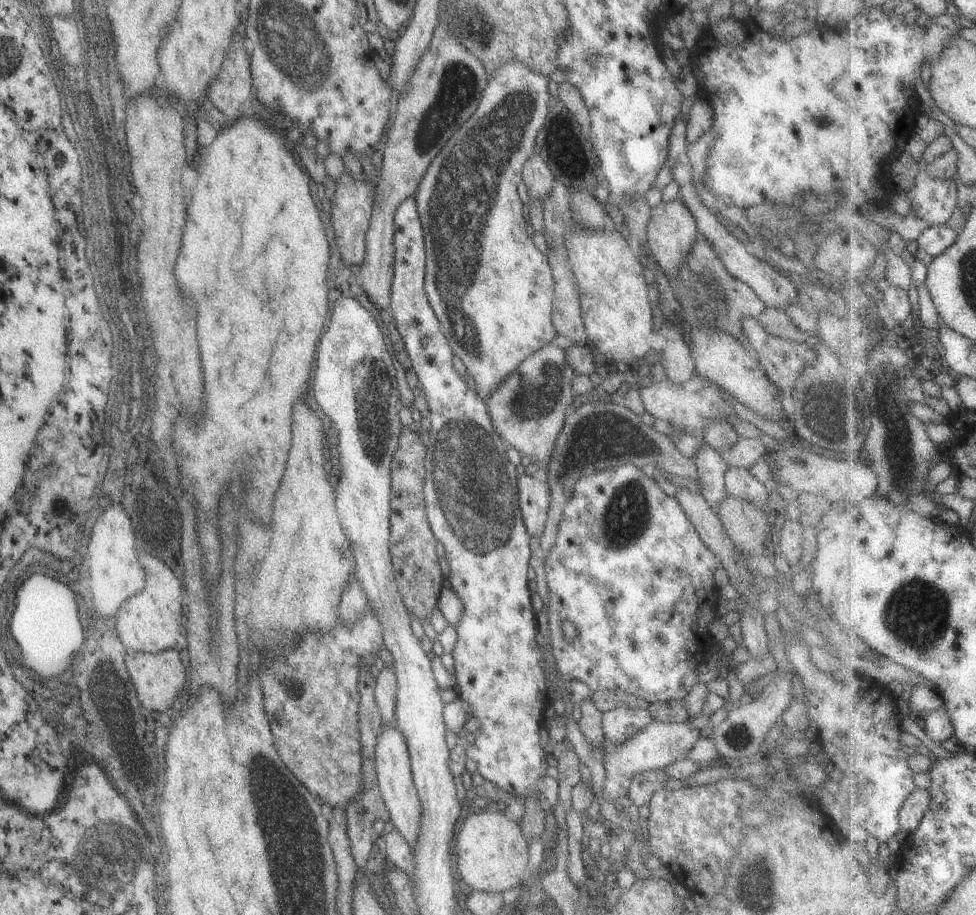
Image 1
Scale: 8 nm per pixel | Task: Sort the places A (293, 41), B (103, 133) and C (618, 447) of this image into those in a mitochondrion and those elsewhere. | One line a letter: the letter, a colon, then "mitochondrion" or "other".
A: mitochondrion
B: mitochondrion
C: mitochondrion

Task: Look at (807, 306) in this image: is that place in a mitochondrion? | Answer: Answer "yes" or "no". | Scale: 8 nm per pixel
no

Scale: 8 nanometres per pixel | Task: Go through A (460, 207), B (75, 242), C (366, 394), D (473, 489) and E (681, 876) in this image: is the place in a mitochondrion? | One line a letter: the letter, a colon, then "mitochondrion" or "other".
A: mitochondrion
B: mitochondrion
C: mitochondrion
D: mitochondrion
E: other

